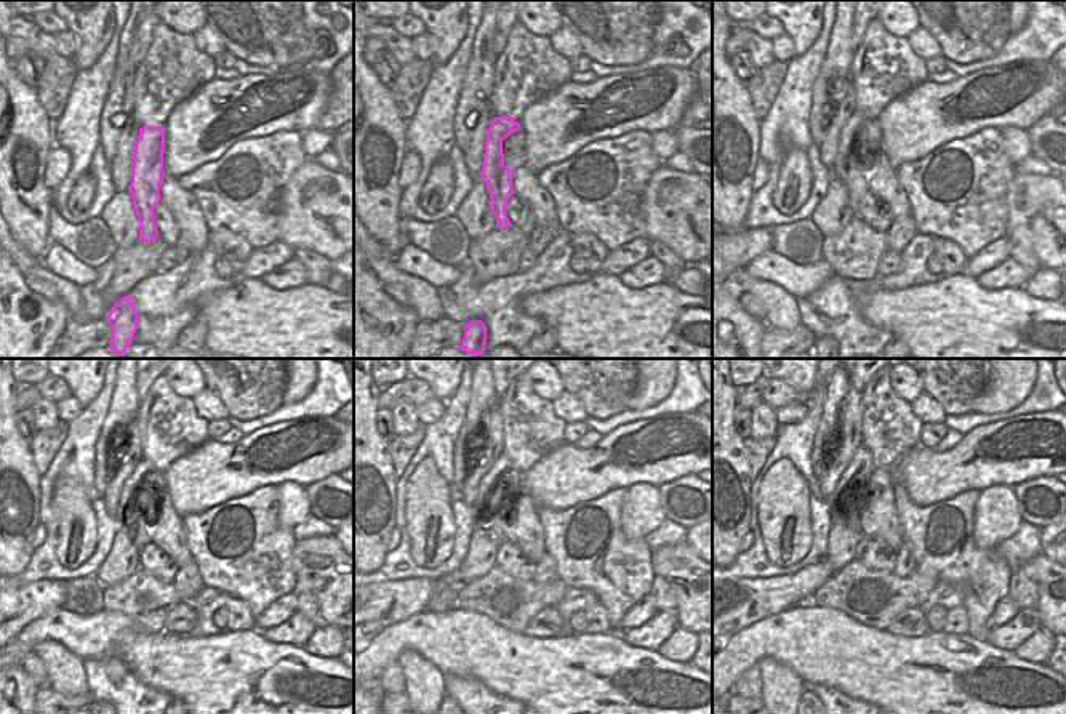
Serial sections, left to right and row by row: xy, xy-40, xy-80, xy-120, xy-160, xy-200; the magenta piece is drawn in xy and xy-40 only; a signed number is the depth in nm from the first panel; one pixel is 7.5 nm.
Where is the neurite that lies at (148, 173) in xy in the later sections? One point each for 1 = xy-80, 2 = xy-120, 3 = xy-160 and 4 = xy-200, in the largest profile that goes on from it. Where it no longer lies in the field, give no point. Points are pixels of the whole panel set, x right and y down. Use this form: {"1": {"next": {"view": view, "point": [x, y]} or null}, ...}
{"1": {"next": {"view": "xy-80", "point": [845, 167]}}, "2": {"next": {"view": "xy-120", "point": [140, 533]}}, "3": {"next": {"view": "xy-160", "point": [501, 471]}}, "4": {"next": {"view": "xy-200", "point": [857, 474]}}}

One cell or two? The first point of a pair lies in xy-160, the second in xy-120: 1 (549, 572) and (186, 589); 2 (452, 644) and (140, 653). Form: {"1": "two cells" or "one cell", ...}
{"1": "one cell", "2": "one cell"}

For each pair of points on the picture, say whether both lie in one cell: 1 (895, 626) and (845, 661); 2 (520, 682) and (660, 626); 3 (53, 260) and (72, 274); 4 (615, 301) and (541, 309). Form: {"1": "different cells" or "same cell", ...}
{"1": "different cells", "2": "different cells", "3": "same cell", "4": "same cell"}

